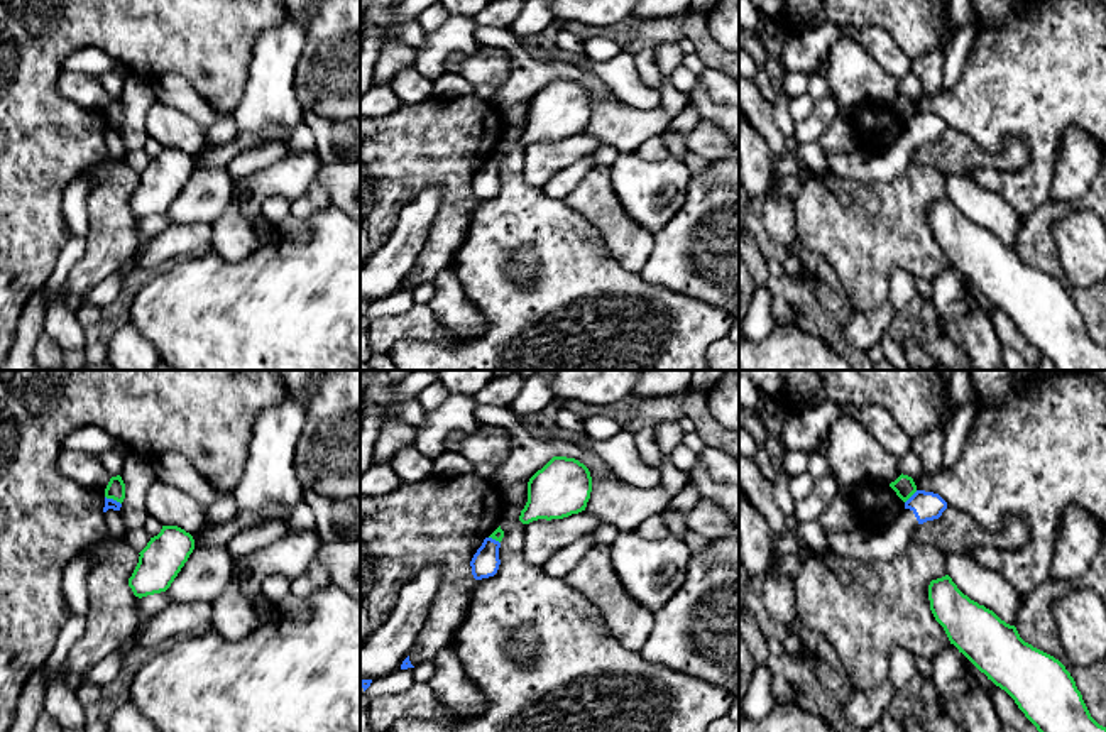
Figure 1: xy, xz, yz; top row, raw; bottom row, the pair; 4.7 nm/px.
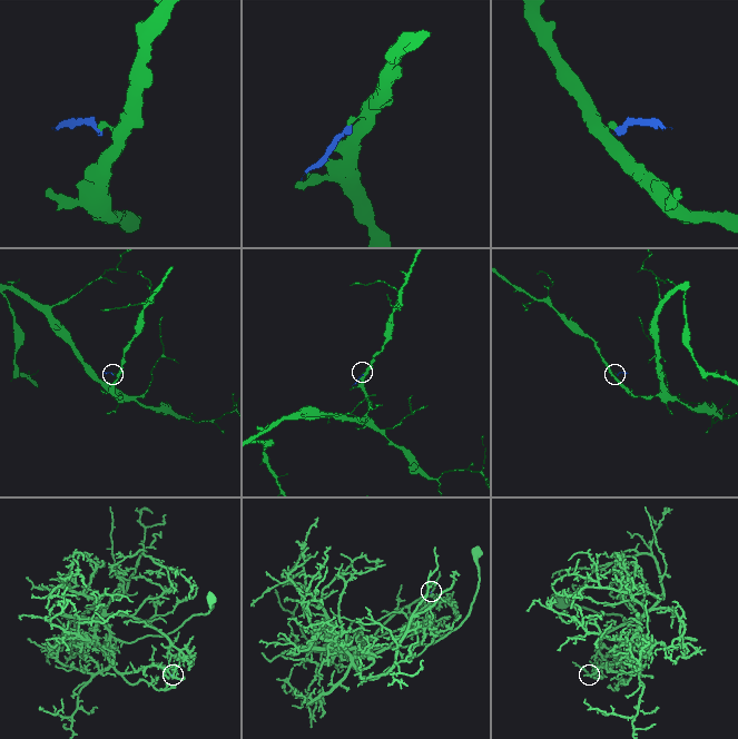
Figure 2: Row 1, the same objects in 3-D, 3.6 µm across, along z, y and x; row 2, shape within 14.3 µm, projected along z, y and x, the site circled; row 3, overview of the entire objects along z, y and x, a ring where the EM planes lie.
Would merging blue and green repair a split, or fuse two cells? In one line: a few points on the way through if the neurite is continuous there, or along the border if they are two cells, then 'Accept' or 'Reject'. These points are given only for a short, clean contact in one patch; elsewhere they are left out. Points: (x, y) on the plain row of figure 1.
Boundary: xy (105, 117), (120, 125). Reject

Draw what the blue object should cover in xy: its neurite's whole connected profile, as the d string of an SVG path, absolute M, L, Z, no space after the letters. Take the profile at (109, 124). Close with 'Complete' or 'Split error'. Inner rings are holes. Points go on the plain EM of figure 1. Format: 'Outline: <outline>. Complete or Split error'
Outline: M105 118L103 134L105 134L107 157L100 161L101 166L112 166L125 161L127 149L122 142L120 128L122 128L120 123Z. Split error

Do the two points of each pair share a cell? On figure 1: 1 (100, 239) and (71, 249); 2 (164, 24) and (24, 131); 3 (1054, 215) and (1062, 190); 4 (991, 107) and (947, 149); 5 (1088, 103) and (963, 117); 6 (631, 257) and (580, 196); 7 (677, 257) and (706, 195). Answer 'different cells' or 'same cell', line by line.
1: different cells
2: same cell
3: different cells
4: different cells
5: same cell
6: same cell
7: same cell

